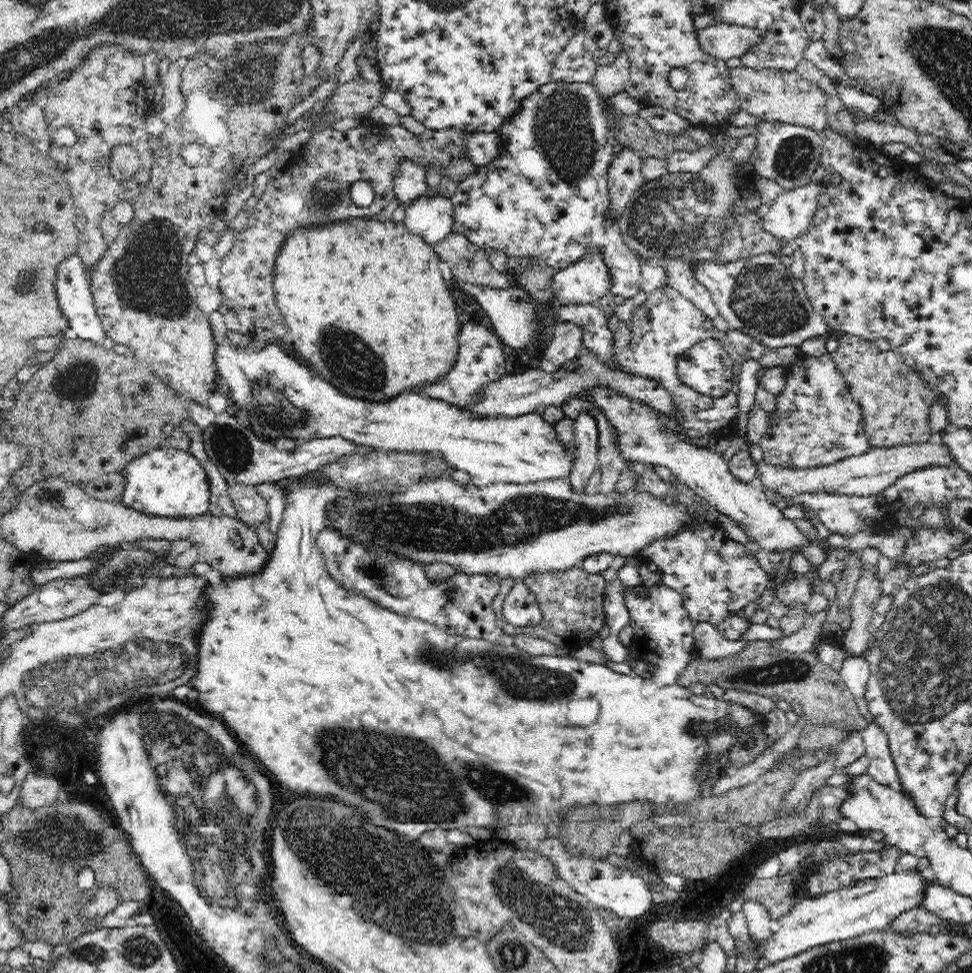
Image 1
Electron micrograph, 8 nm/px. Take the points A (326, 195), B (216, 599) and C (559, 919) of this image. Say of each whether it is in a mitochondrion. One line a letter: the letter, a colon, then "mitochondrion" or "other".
A: mitochondrion
B: other
C: mitochondrion

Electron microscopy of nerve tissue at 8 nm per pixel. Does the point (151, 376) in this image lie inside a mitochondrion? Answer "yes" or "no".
no

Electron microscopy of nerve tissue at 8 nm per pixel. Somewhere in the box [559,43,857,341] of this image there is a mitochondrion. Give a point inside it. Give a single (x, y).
(671, 210)

